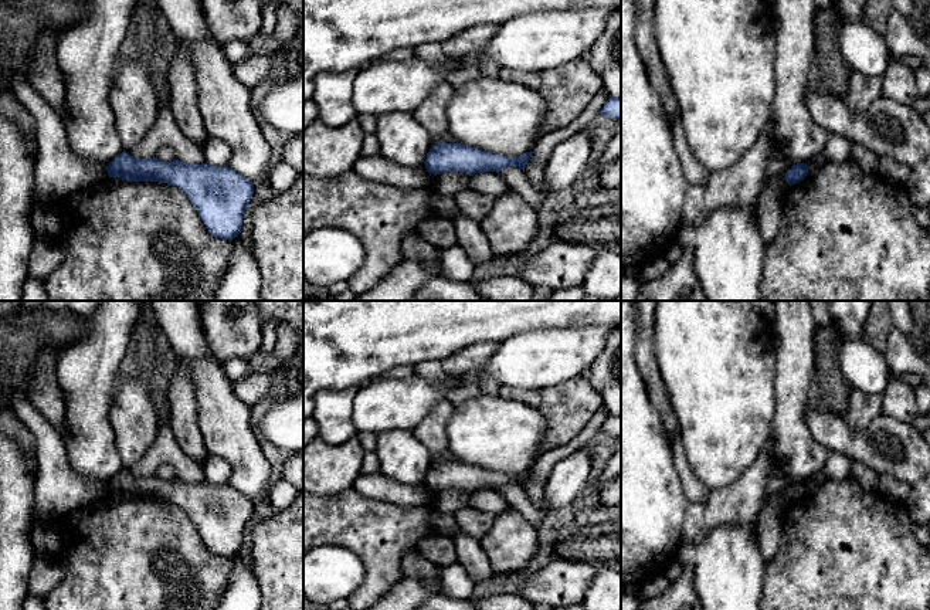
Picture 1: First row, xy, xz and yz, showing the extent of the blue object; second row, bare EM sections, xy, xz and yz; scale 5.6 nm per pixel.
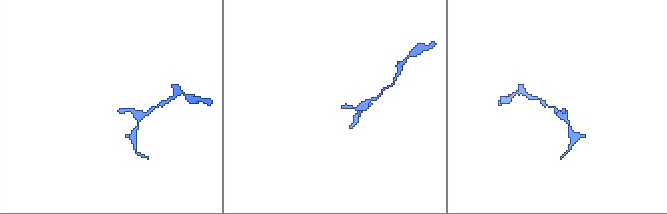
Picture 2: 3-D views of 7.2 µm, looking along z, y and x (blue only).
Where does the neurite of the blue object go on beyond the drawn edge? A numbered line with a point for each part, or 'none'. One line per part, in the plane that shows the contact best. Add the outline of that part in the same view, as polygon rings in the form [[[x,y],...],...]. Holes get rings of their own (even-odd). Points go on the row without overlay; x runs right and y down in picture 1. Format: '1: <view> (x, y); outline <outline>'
none

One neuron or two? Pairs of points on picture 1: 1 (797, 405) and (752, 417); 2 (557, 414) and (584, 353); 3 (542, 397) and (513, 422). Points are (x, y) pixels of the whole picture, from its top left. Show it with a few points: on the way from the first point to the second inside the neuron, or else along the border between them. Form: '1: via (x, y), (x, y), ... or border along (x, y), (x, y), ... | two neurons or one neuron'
1: border along (774, 378), (774, 419), (770, 434) | two neurons
2: border along (584, 373), (543, 389) | two neurons
3: border along (501, 396), (533, 406), (545, 417), (546, 436) | two neurons

